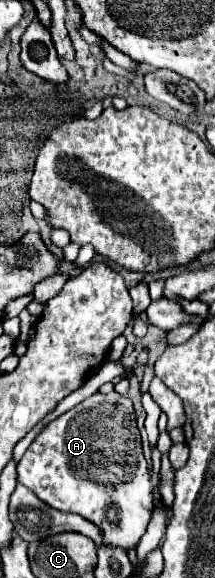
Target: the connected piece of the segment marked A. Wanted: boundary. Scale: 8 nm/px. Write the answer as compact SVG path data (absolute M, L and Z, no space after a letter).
M116 391L94 393L50 421L16 465L16 481L58 511L78 513L104 529L104 543L136 547L152 517L152 485L132 401Z

